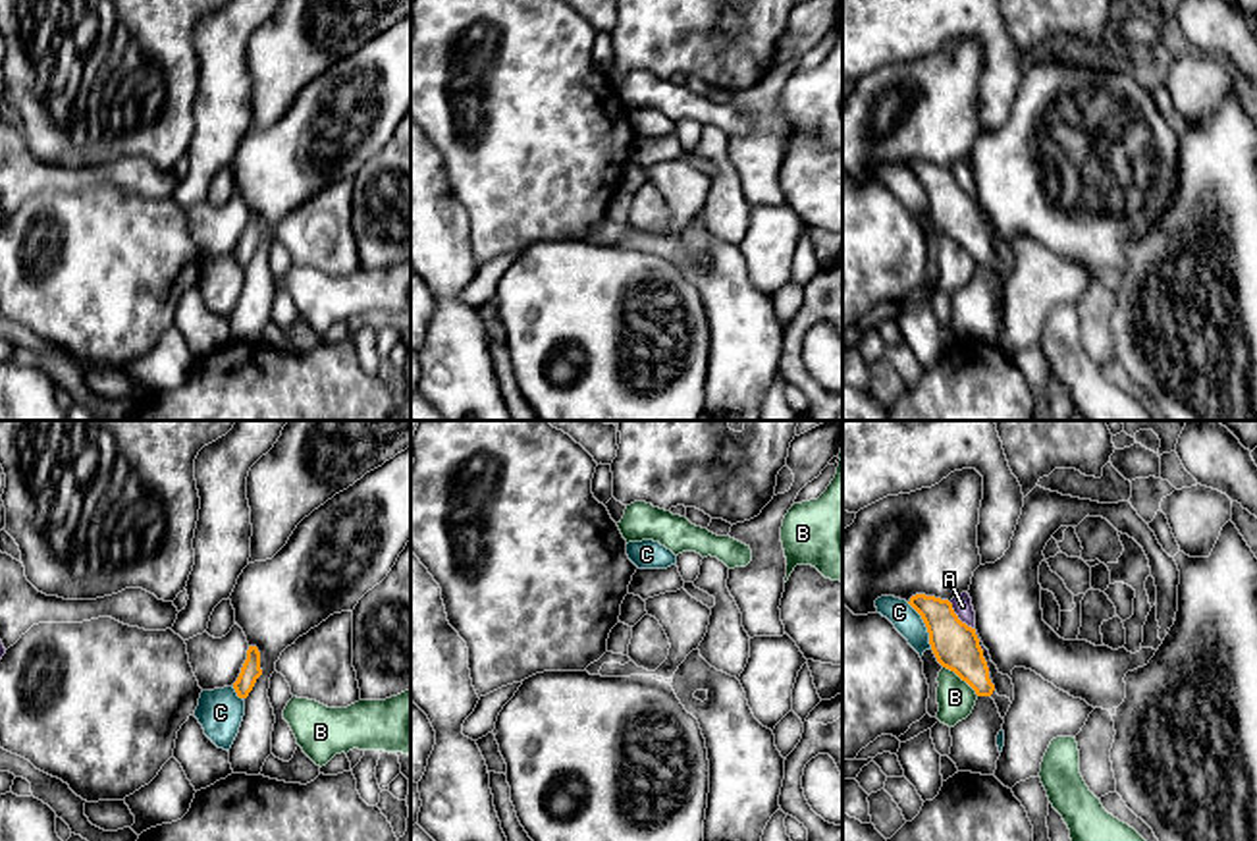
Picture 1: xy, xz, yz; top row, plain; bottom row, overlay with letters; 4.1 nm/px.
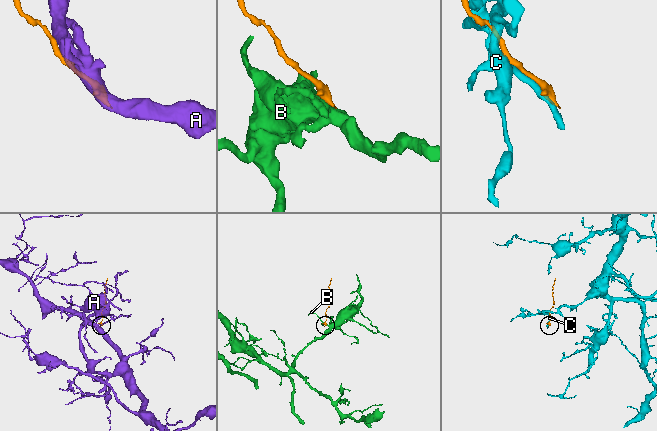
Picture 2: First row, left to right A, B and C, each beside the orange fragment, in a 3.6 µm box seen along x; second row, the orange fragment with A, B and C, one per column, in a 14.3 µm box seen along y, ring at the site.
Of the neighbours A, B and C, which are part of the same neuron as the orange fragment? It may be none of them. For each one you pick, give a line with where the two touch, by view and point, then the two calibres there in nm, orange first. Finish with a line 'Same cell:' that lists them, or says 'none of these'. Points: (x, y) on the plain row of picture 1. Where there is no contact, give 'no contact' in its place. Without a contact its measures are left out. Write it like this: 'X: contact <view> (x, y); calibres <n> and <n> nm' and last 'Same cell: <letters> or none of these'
Same cell: none of these

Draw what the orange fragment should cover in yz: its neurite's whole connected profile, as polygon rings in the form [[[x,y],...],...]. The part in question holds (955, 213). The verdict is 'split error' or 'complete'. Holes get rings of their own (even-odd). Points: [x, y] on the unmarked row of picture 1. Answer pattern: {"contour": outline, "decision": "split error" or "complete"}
{"contour": [[[916,162],[908,172],[922,183],[937,230],[966,249],[977,264],[991,264],[1004,287],[1012,270],[997,262],[976,197],[958,187],[949,168]]], "decision": "split error"}

